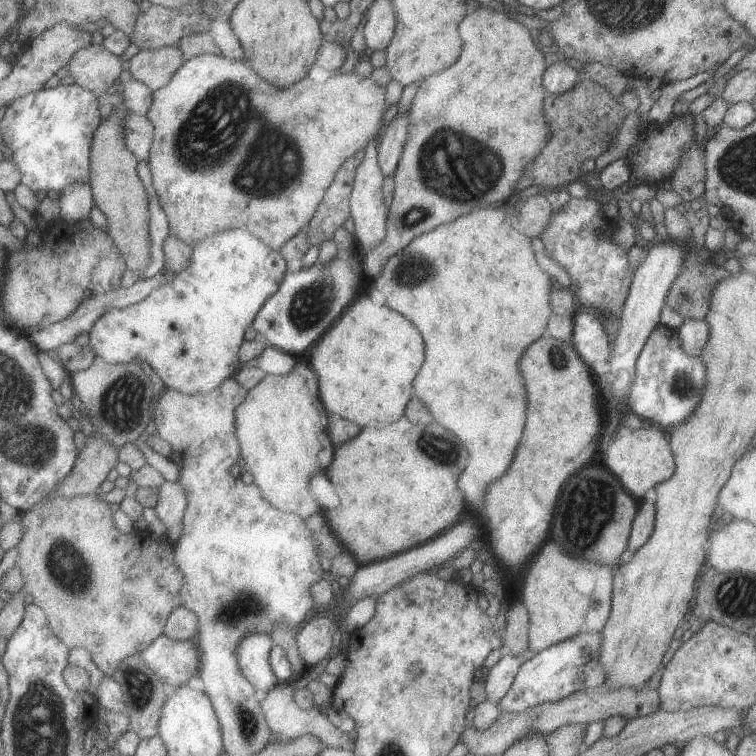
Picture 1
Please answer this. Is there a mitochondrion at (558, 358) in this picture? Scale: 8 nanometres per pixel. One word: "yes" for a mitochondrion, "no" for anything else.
yes

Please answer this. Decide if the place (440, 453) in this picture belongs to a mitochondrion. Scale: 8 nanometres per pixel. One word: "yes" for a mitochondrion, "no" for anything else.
yes

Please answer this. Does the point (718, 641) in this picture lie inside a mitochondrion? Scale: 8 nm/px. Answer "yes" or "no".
no

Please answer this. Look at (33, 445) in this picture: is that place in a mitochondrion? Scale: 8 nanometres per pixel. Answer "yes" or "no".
yes

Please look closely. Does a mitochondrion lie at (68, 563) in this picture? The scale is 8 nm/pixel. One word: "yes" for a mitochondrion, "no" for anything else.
yes

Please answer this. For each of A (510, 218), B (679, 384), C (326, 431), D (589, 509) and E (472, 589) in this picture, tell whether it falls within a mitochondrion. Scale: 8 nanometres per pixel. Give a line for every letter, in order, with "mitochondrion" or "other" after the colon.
A: other
B: mitochondrion
C: other
D: mitochondrion
E: other

